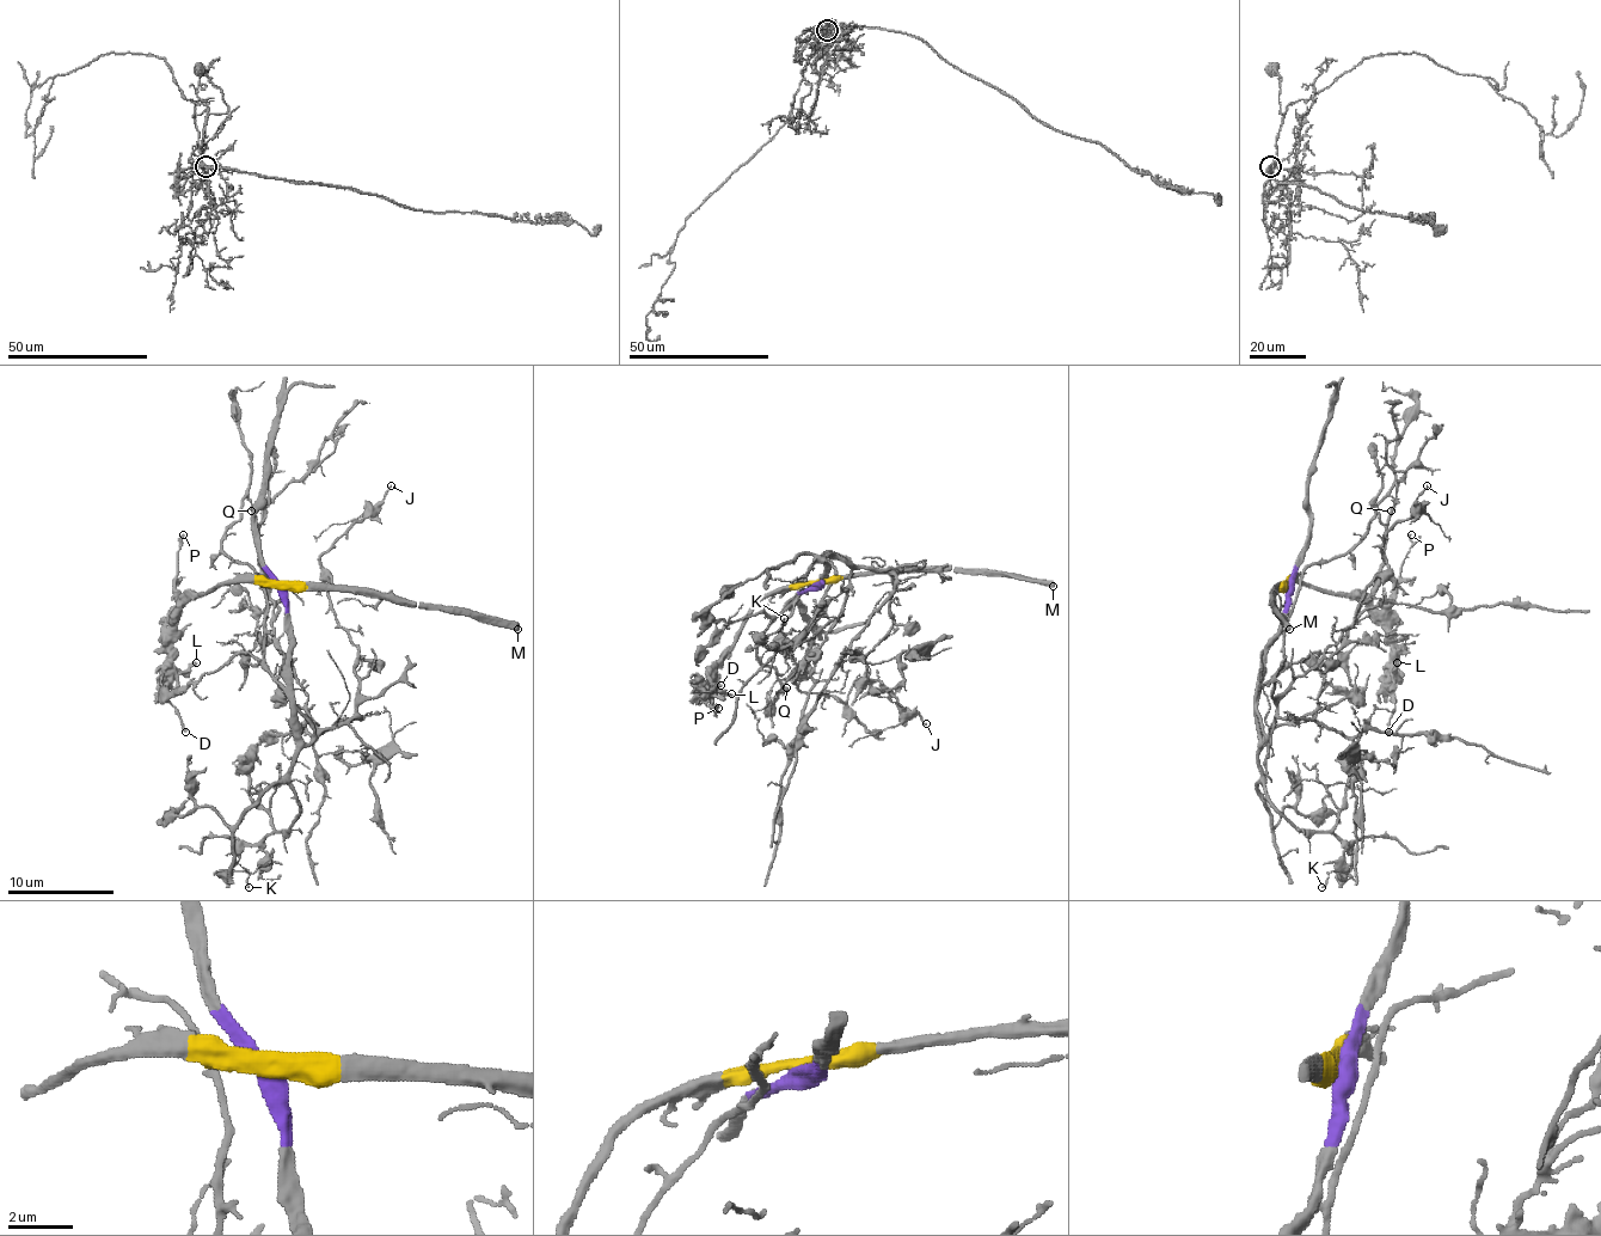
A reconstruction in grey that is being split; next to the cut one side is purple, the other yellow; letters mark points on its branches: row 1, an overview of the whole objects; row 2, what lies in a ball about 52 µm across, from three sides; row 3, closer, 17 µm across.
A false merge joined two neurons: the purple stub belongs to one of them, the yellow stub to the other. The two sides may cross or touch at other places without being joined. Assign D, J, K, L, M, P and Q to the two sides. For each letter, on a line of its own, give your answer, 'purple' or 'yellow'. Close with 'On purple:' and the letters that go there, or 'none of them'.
D: yellow
J: purple
K: purple
L: yellow
M: yellow
P: yellow
Q: purple
On purple: J, K, Q

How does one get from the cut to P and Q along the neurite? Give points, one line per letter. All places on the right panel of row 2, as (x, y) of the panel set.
P: (1287, 587), (1292, 581), (1305, 581), (1320, 589), (1355, 592), (1376, 609), (1396, 587), (1411, 533)
Q: (1287, 587), (1265, 683), (1283, 664), (1283, 624), (1300, 576), (1353, 546), (1387, 496), (1396, 505), (1390, 509)

